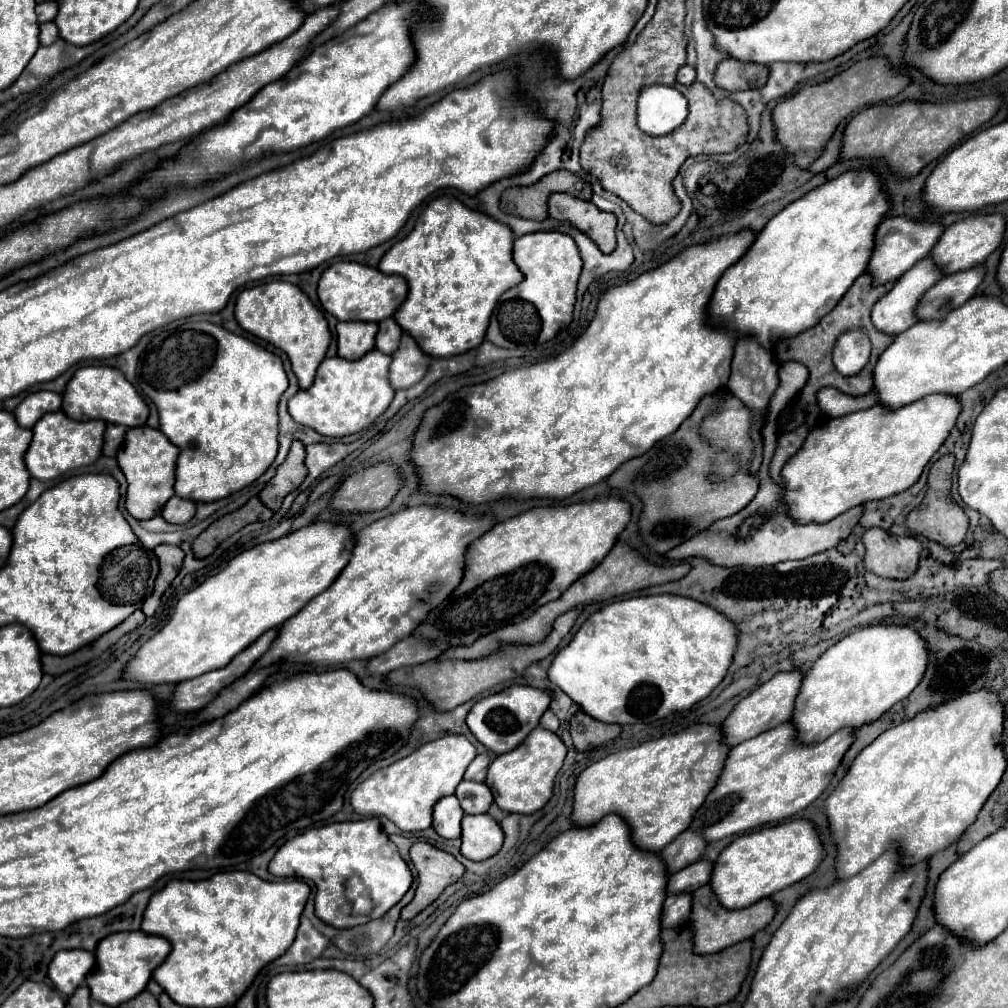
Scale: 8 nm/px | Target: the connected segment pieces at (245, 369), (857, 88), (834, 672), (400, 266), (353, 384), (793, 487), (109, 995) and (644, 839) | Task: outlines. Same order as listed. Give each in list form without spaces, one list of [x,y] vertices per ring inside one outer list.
[[[196,321],[178,327],[166,339],[150,343],[140,355],[136,369],[140,391],[156,405],[160,413],[160,431],[180,447],[176,461],[174,491],[194,503],[212,503],[224,499],[252,481],[256,481],[278,453],[278,401],[288,387],[282,359],[244,337],[238,337],[218,325]]]
[[[870,57],[858,61],[844,73],[832,77],[830,81],[814,87],[808,85],[790,99],[778,103],[772,113],[774,125],[778,129],[778,141],[782,141],[788,151],[792,151],[792,155],[796,157],[796,165],[806,169],[822,155],[826,143],[832,139],[838,125],[848,119],[854,111],[858,111],[858,107],[882,103],[898,95],[908,83],[910,77],[892,71],[890,61],[886,57]]]
[[[910,625],[860,627],[832,645],[806,673],[792,723],[802,743],[820,743],[842,727],[876,721],[894,703],[906,699],[922,681],[928,665],[928,643]]]
[[[444,195],[434,199],[418,217],[414,231],[402,241],[394,243],[378,263],[378,269],[386,275],[402,275],[408,283],[408,297],[394,313],[396,323],[404,333],[414,337],[420,349],[430,357],[454,357],[476,349],[488,329],[490,315],[504,291],[522,281],[522,273],[512,261],[514,235],[510,227],[492,221],[488,215],[464,207],[458,199]]]
[[[378,349],[368,351],[356,361],[344,361],[340,357],[324,359],[316,371],[316,379],[310,389],[298,391],[288,401],[288,413],[304,427],[310,427],[326,437],[344,437],[358,433],[372,425],[388,405],[392,403],[394,389],[388,385],[390,355]]]
[[[932,393],[898,409],[874,405],[818,425],[782,469],[790,515],[800,523],[826,523],[856,505],[912,487],[950,435],[960,411],[956,395]]]
[[[136,931],[136,933],[114,933],[112,937],[104,937],[104,941],[100,941],[100,945],[94,951],[96,967],[86,977],[86,985],[92,991],[92,999],[108,1007],[118,1007],[134,999],[146,989],[154,969],[162,965],[168,953],[170,943],[158,935],[146,935],[142,931]]]
[[[698,723],[694,727],[688,727],[674,735],[664,735],[660,739],[642,743],[632,749],[618,751],[614,755],[608,755],[590,767],[586,767],[574,787],[574,813],[572,819],[576,825],[586,827],[596,823],[608,813],[622,815],[630,829],[632,839],[640,843],[646,851],[660,851],[664,845],[668,845],[672,839],[676,839],[682,831],[688,829],[692,823],[694,813],[700,809],[700,805],[706,801],[708,793],[716,787],[716,781],[720,779],[720,773],[724,769],[724,761],[728,757],[730,747],[722,741],[722,725],[710,725],[710,723]]]

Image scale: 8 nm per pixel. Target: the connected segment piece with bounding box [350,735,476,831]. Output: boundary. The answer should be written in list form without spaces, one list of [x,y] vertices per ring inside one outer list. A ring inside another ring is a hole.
[[[440,737],[414,749],[408,757],[378,769],[352,793],[352,807],[360,815],[388,817],[402,831],[422,831],[432,825],[432,809],[444,795],[454,795],[468,763],[476,757],[474,745],[466,737]]]

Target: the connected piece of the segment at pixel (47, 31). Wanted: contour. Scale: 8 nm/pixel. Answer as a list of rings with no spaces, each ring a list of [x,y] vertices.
[[[54,23],[40,25],[40,45],[52,45],[58,39],[58,29]]]

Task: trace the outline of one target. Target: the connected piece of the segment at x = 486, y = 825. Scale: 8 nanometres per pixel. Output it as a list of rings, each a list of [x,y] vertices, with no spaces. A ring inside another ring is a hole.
[[[466,815],[462,819],[462,855],[484,861],[496,855],[504,843],[502,827],[490,815]]]

